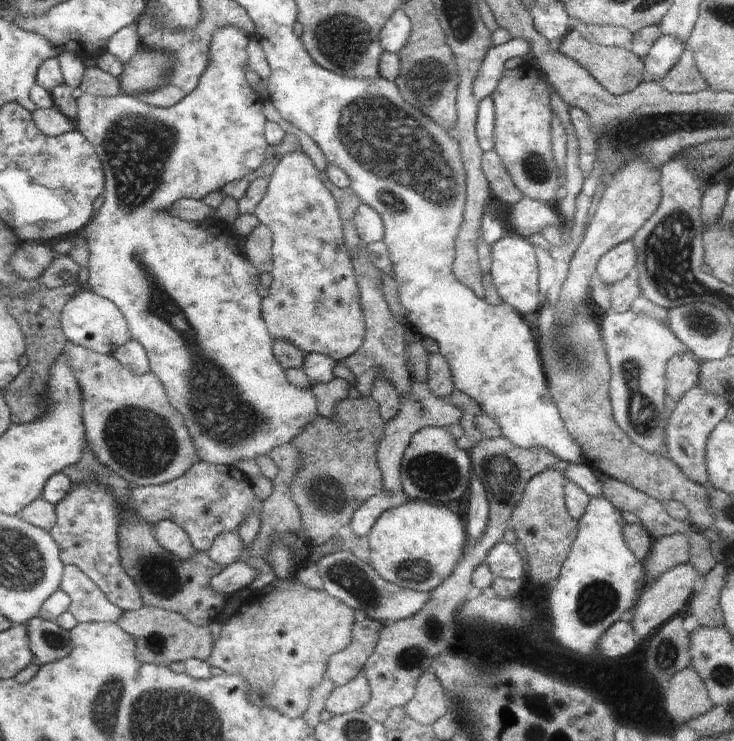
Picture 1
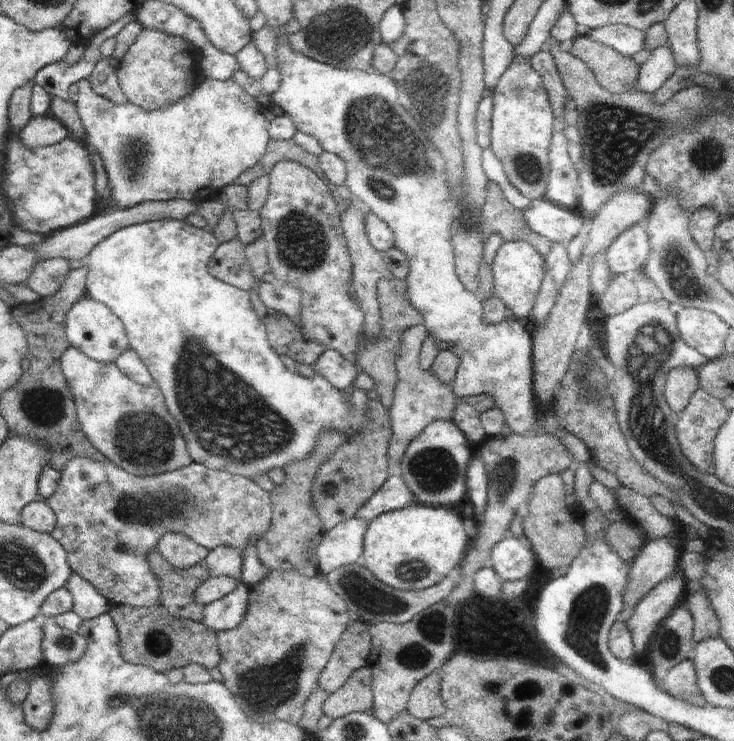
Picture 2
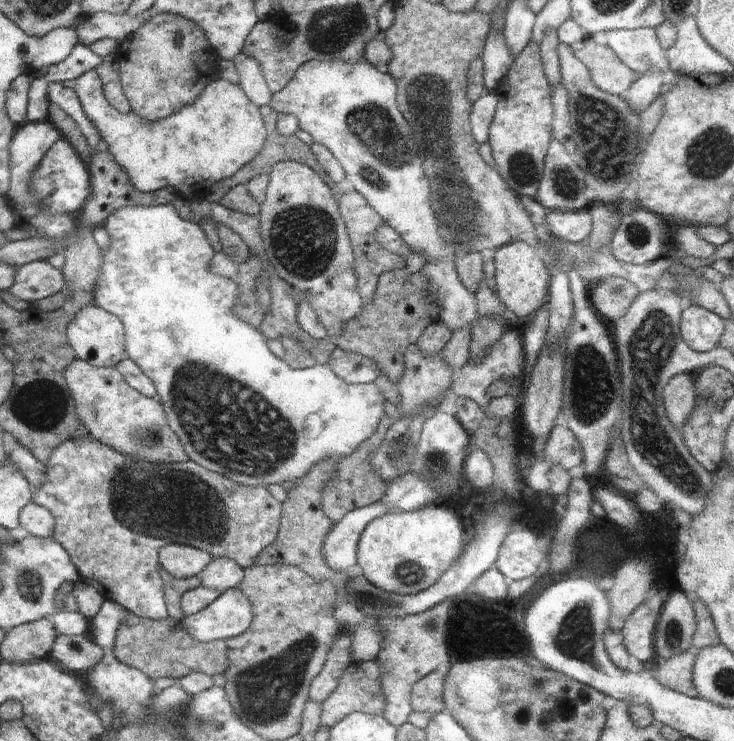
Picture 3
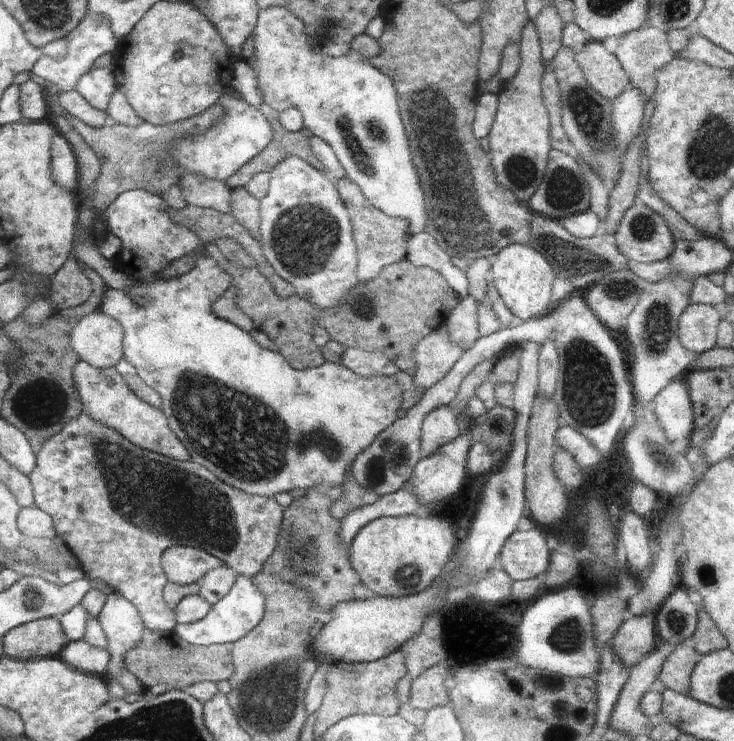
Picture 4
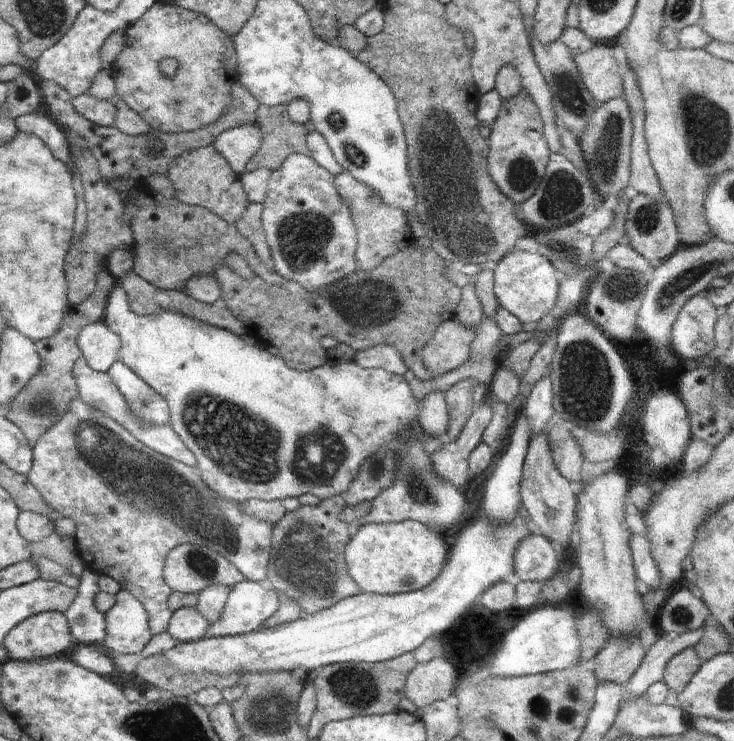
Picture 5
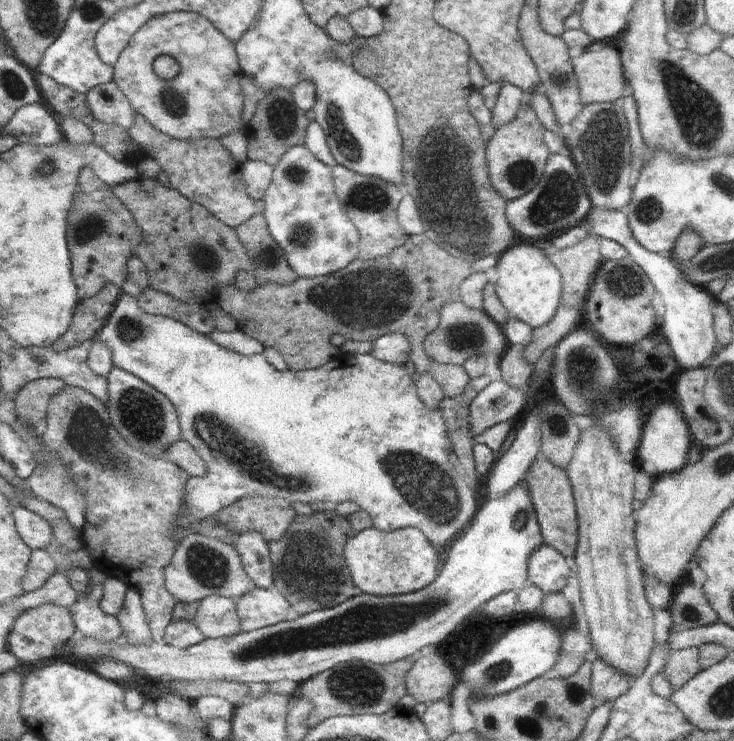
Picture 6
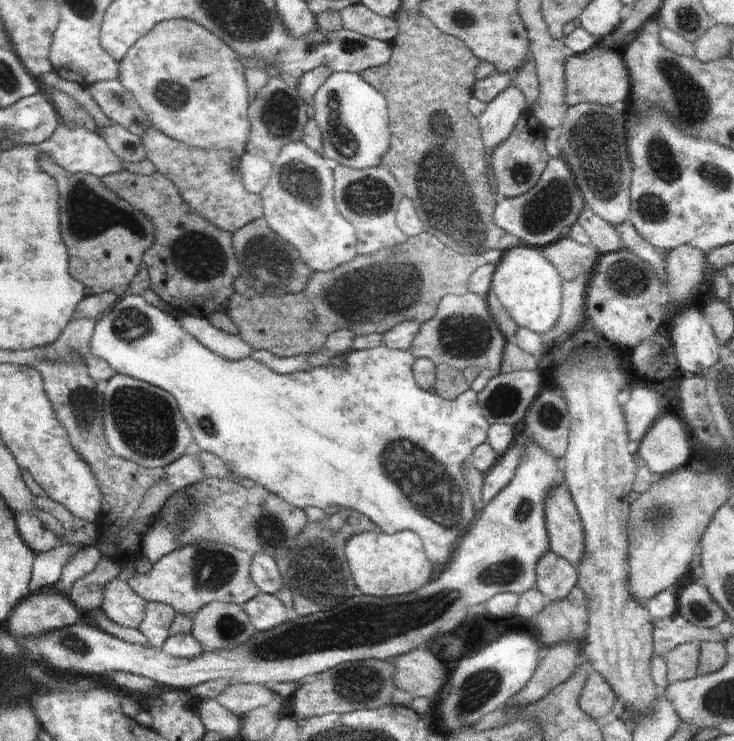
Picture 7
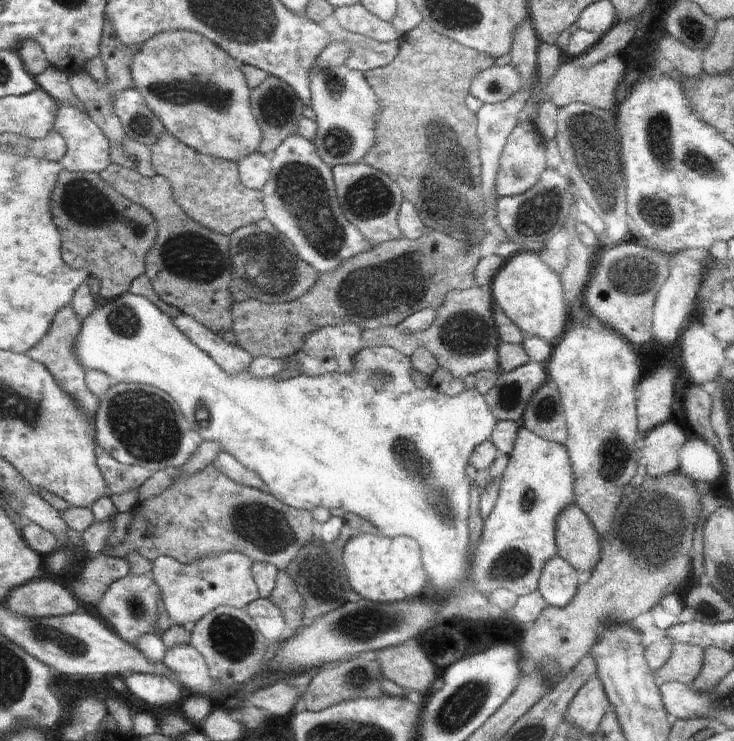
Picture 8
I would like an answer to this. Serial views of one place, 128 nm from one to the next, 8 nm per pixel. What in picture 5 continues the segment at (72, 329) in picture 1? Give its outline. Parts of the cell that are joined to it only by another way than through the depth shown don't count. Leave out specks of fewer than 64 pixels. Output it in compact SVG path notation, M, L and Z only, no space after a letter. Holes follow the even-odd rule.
M103 320L84 325L78 331L76 346L95 371L106 373L114 362L121 360L120 337Z

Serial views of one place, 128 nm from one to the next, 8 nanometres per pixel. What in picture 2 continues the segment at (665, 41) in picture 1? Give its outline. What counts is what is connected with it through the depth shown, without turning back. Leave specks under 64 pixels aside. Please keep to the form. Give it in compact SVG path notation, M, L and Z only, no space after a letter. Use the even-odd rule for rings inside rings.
M669 45L651 50L646 62L639 66L638 89L655 93L672 76L676 66L675 54Z

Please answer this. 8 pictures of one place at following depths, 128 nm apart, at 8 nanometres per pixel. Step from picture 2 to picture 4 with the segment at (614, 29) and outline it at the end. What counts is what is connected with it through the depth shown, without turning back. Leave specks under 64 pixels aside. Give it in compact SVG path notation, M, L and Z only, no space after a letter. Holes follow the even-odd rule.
M644 26L625 35L620 35L618 38L605 38L604 42L601 43L618 58L633 88L643 92L643 97L647 102L646 109L649 111L651 96L657 85L657 72L676 57L669 47L666 31L656 27Z

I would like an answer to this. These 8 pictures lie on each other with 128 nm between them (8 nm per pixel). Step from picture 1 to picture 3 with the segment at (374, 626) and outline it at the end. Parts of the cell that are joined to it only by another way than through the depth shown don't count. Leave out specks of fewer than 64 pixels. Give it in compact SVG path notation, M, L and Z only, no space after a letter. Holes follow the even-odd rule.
M340 632L327 654L322 670L314 677L309 688L309 698L314 702L324 702L339 685L343 670L354 663L351 655L350 632Z

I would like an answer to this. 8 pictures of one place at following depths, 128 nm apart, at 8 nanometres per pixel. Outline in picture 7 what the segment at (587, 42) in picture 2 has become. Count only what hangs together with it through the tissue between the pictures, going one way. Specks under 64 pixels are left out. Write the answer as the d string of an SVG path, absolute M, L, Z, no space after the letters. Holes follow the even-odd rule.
M615 48L598 50L594 55L570 55L565 60L565 99L569 106L578 103L596 103L611 106L614 102L631 103L629 72L621 50Z

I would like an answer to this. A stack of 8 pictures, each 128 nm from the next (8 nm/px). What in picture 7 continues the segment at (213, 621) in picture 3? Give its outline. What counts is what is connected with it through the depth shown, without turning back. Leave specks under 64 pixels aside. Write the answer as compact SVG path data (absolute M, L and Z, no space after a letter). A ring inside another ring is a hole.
M258 593L241 607L249 616L250 624L260 632L273 629L293 617L293 610L286 608L276 595L268 593Z

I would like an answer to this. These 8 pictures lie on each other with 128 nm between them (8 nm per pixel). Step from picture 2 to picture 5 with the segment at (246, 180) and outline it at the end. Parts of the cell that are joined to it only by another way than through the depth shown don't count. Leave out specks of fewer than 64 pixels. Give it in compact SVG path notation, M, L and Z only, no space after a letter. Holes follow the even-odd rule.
M259 105L255 117L263 132L263 141L246 171L253 168L276 170L292 153L311 157L307 145L308 132L304 125L293 123L288 118L287 105Z

